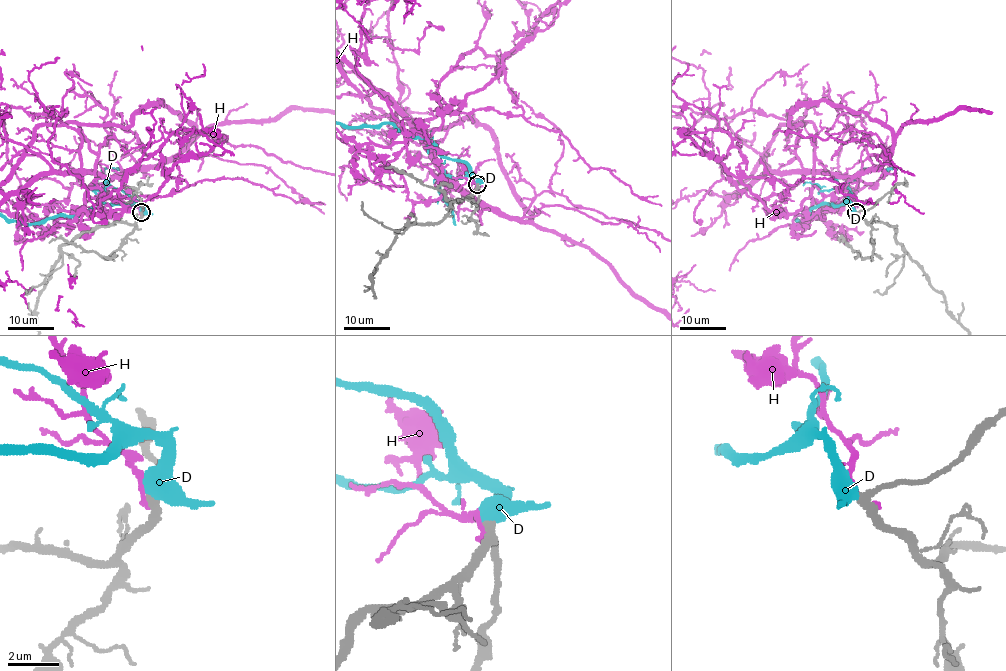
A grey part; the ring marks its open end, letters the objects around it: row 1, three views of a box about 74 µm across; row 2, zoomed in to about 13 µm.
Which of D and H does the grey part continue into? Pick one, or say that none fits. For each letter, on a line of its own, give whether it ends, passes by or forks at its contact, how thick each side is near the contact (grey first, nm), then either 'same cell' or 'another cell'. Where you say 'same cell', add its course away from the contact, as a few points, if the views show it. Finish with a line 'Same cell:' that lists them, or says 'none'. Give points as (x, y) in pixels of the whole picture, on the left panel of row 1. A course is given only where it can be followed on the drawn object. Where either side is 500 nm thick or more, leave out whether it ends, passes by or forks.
D: 280/600 nm | same cell
H: it ends | 320/240 nm | another cell
Same cell: D

